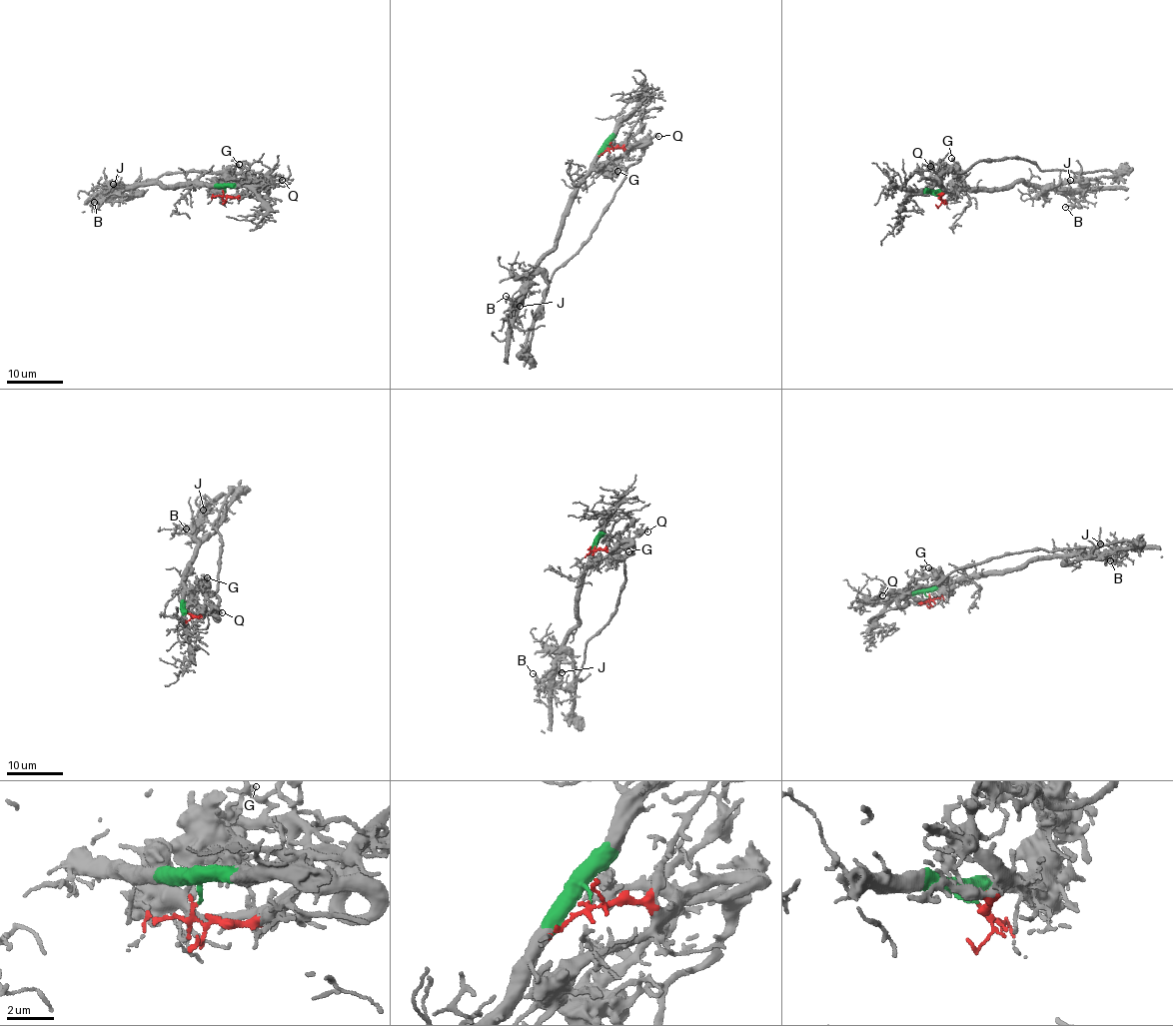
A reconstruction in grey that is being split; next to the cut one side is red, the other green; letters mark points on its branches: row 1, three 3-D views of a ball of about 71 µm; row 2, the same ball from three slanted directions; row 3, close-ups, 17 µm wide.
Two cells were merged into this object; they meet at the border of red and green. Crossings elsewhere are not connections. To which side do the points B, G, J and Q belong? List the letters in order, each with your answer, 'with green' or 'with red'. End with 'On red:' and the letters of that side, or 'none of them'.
B: with green
G: with red
J: with green
Q: with red
On red: G, Q

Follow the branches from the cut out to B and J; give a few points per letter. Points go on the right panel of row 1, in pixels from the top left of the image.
B: (938, 195), (933, 194), (957, 188), (1012, 186), (1021, 181), (1034, 187), (1056, 188), (1071, 203), (1064, 207)
J: (938, 195), (933, 194), (957, 188), (1012, 186), (1021, 181), (1034, 187), (1059, 189), (1068, 187), (1070, 180)

